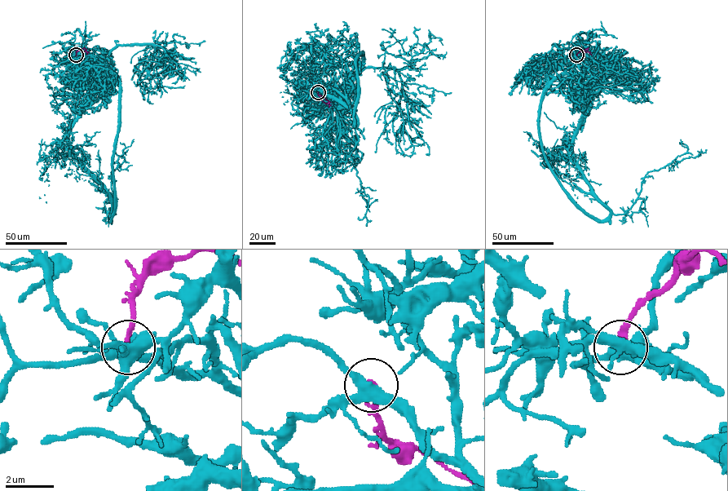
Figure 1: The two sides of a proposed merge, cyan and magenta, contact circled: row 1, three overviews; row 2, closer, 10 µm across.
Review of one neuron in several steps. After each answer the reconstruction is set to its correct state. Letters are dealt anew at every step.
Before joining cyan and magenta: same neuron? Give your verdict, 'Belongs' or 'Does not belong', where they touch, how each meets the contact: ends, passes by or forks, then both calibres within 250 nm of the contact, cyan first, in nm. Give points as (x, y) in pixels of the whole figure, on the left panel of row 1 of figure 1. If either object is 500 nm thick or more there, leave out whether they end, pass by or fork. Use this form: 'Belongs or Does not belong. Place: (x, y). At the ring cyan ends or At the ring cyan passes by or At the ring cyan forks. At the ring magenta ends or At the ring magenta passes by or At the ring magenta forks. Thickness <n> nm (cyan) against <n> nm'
Does not belong. Place: (76, 55). At the ring cyan forks. At the ring magenta ends. Thickness 400 nm (cyan) against 320 nm

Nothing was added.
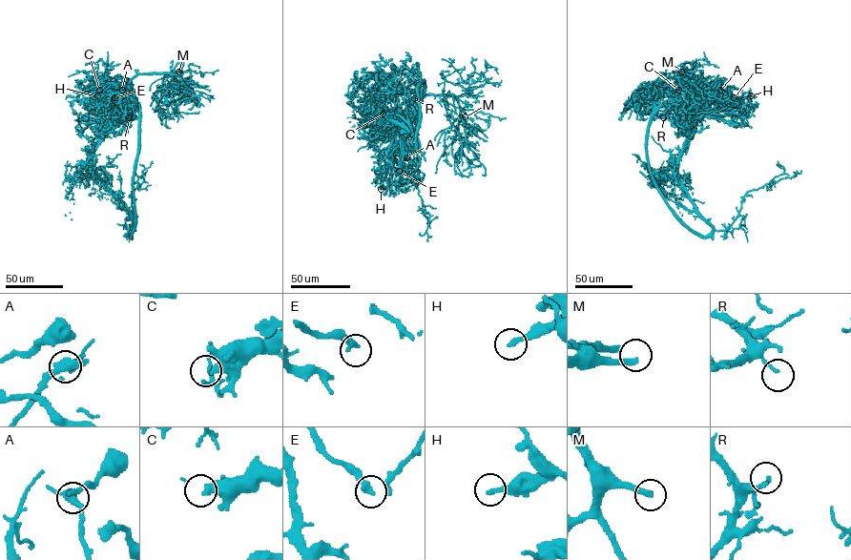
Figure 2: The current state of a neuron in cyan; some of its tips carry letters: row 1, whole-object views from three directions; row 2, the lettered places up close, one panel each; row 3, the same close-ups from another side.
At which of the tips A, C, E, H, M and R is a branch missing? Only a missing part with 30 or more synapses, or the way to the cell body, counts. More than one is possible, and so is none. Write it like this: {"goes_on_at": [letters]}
{"goes_on_at": ["A", "E", "M"]}

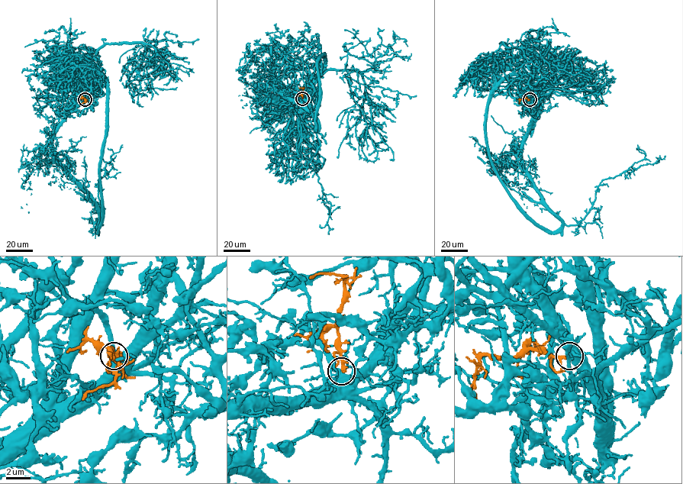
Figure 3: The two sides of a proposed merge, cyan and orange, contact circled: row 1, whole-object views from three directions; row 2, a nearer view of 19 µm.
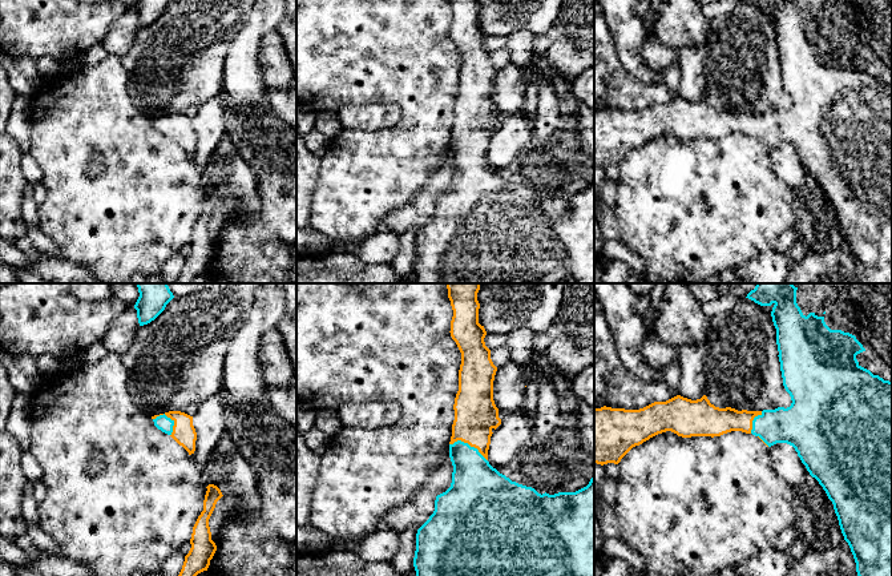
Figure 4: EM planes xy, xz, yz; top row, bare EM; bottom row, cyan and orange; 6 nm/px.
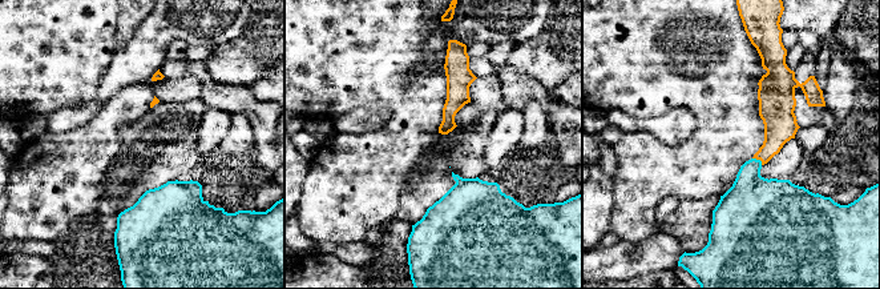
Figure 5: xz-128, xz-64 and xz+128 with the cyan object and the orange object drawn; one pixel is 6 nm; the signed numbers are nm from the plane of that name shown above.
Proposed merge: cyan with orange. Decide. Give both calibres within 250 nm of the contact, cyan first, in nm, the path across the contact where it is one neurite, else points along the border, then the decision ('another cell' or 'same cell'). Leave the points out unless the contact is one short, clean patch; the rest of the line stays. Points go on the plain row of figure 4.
300/260 nm | across xz (476, 186), (471, 172), (468, 146), (476, 116) | same cell

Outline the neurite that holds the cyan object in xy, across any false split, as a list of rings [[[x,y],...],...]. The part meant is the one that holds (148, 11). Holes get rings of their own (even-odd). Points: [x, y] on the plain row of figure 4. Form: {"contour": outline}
{"contour": [[[138,0],[134,11],[140,28],[154,23],[173,0]]]}

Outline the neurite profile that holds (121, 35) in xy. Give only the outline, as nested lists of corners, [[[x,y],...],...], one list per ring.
[[[129,9],[110,24],[101,45],[108,53],[121,59],[129,53],[138,31],[137,12]]]

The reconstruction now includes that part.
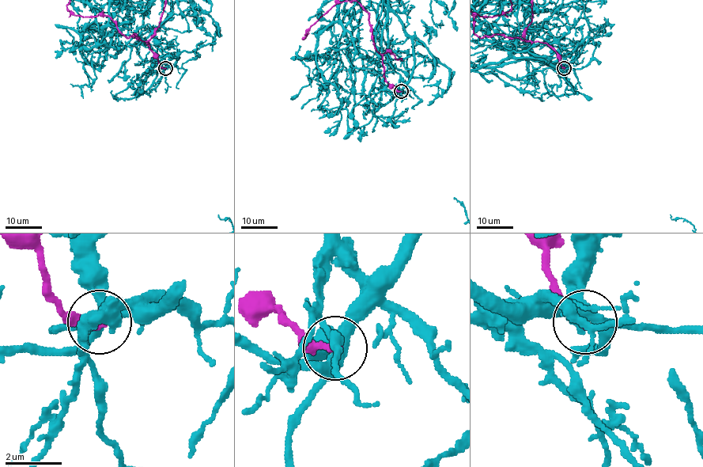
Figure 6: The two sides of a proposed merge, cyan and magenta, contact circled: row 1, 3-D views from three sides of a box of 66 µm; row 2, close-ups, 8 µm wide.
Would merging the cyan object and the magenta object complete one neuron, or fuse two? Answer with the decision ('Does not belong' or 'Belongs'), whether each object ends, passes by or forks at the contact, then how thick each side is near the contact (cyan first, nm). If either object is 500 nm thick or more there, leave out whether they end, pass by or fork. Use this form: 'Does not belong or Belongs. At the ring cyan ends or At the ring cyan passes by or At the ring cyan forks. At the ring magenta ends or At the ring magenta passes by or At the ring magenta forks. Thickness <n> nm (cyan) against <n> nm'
Does not belong. At the ring cyan forks. At the ring magenta ends. Thickness 400 nm (cyan) against 280 nm

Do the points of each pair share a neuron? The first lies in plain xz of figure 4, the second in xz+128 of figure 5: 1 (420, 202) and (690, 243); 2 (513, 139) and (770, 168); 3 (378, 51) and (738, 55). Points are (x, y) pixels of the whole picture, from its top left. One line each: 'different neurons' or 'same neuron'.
1: same neuron
2: same neuron
3: same neuron

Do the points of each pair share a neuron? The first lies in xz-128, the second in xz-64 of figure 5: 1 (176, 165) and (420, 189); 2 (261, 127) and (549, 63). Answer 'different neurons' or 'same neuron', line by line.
1: same neuron
2: different neurons

